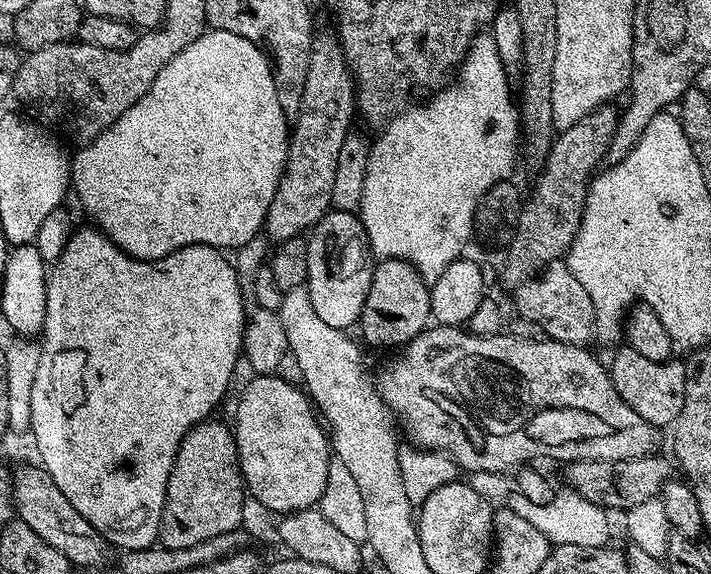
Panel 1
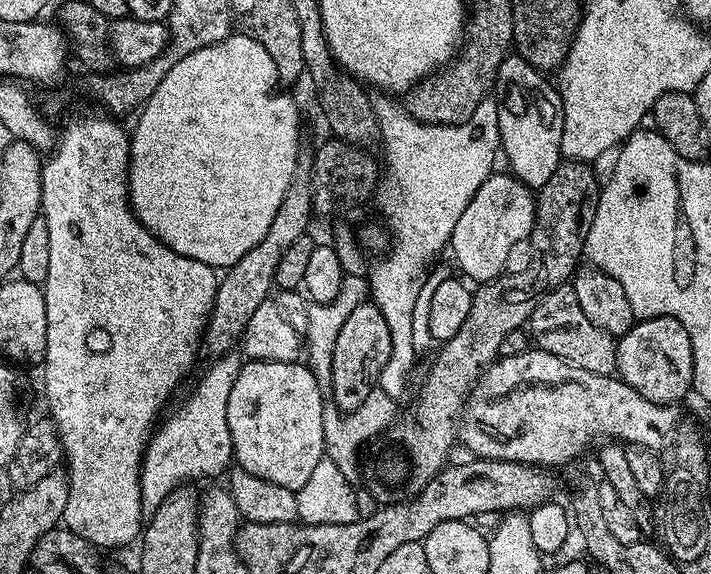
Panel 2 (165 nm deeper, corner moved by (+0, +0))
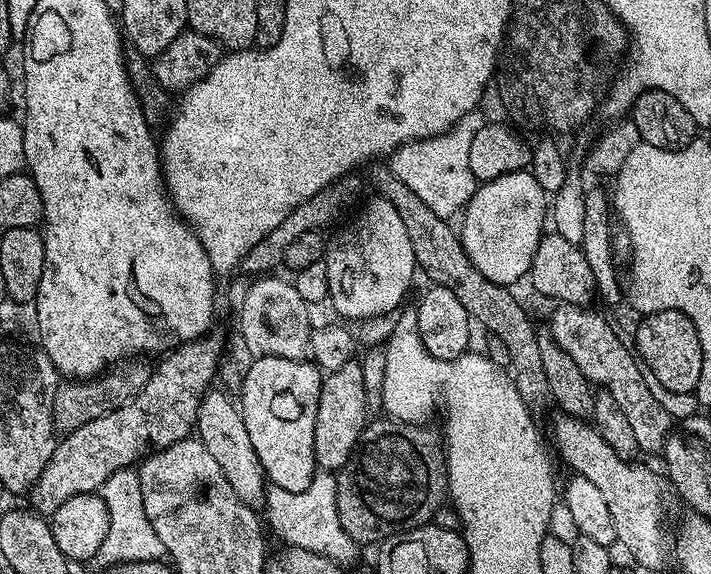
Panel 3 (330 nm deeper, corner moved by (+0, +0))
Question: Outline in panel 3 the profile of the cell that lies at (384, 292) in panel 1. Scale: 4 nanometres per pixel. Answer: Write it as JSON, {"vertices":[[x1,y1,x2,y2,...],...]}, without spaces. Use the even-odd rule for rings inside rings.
{"vertices":[[353,362,327,373,320,385,318,418,314,418,314,450,317,469,343,468,344,463,356,451,356,443,359,442,360,435,364,433,364,425,369,423,369,420,370,409,366,398,366,386,362,382,362,363]]}

